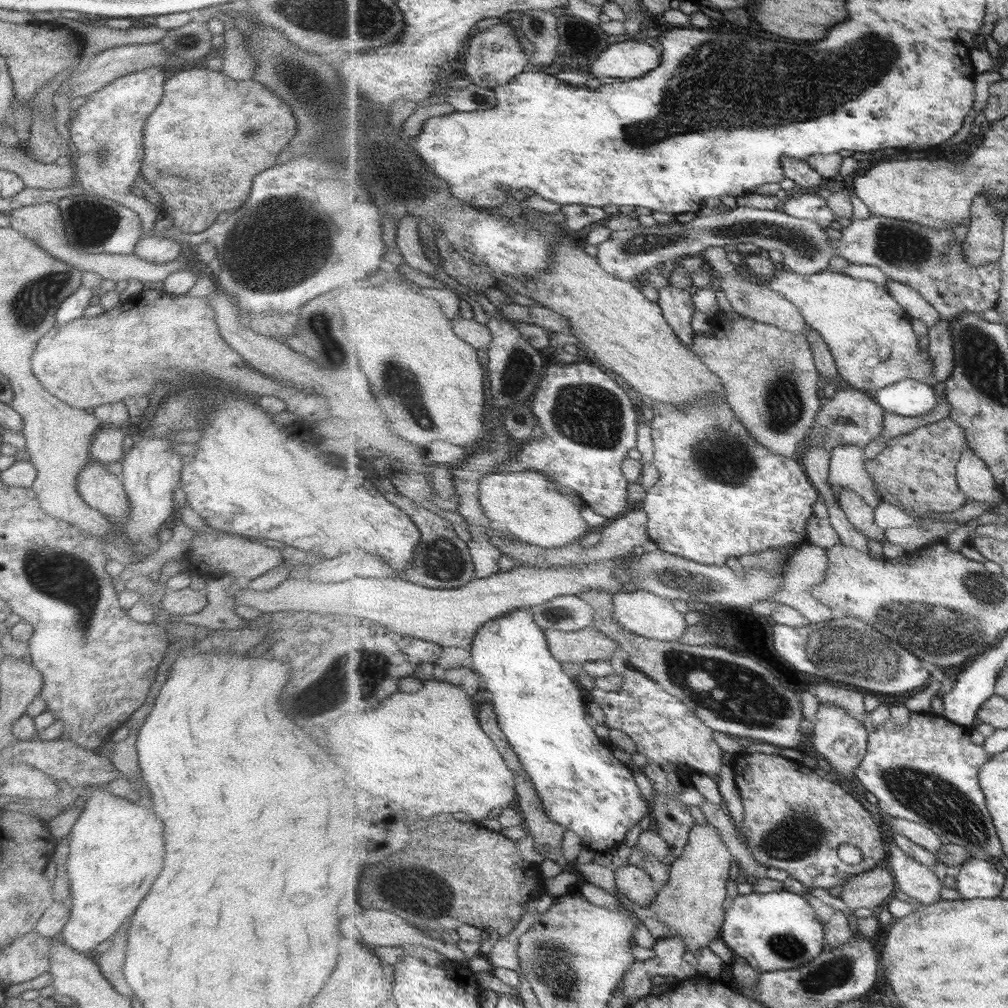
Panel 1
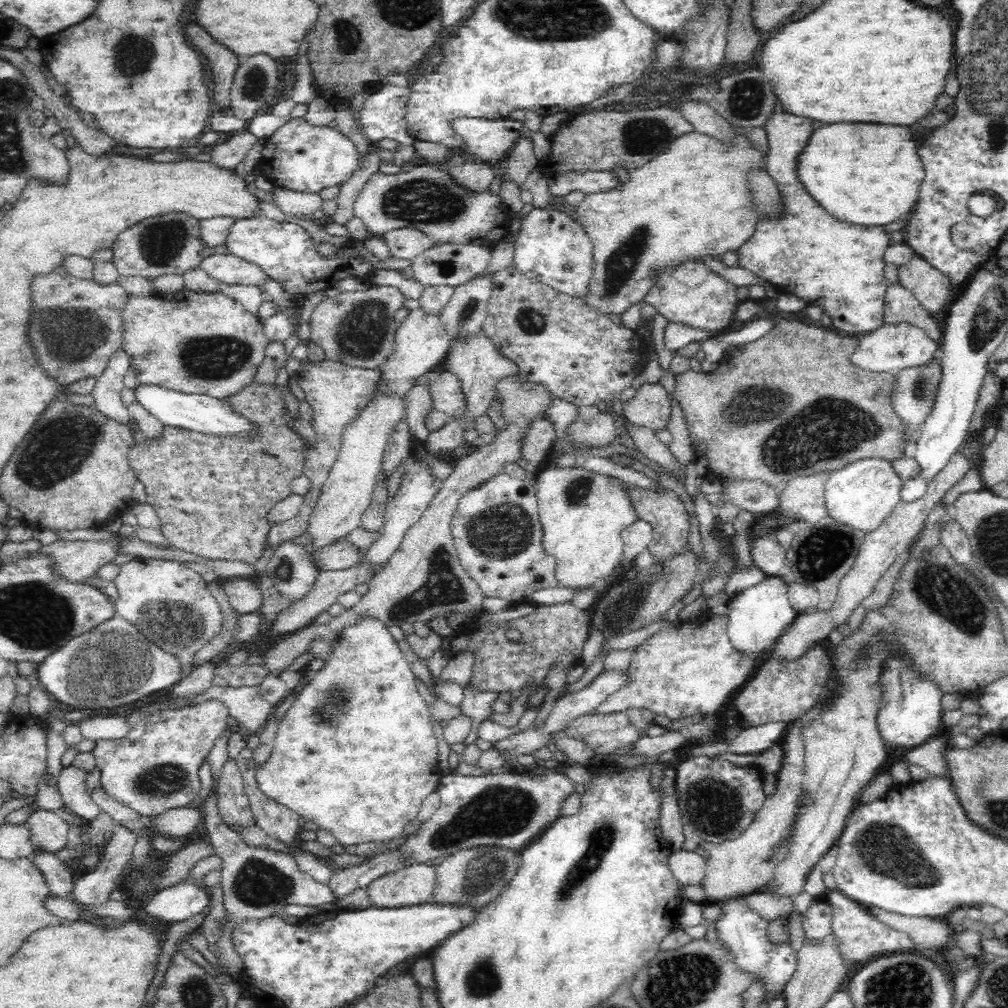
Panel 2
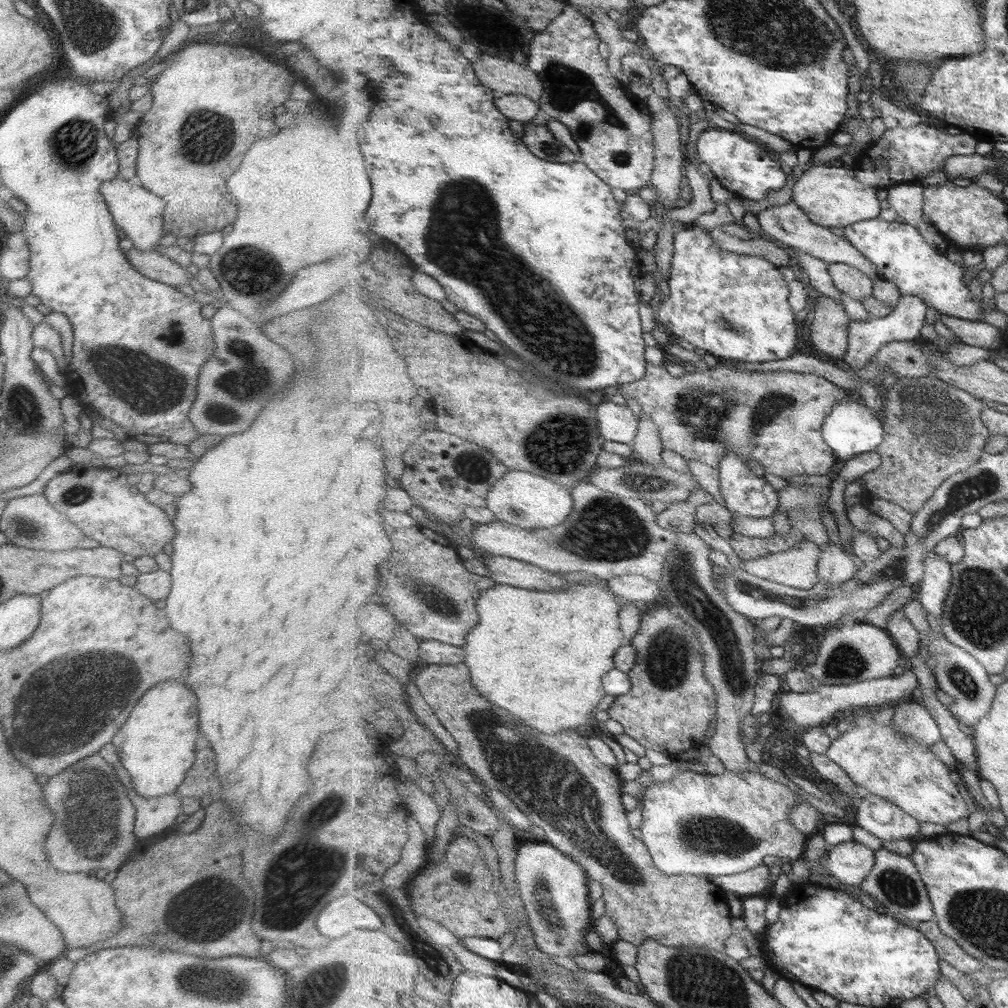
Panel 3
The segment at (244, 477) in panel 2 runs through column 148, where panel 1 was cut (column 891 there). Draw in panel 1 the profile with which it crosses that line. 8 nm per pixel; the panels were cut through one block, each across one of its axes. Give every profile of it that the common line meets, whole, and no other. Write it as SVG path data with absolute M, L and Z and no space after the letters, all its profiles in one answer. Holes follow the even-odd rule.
M952 417L938 421L934 424L917 428L915 432L908 433L894 439L887 440L886 448L874 458L867 460L870 477L876 484L878 495L882 502L888 502L906 511L912 519L909 523L919 528L931 528L935 526L946 512L958 512L968 504L968 496L960 487L959 465L963 460L966 448L969 446L966 429L960 426Z

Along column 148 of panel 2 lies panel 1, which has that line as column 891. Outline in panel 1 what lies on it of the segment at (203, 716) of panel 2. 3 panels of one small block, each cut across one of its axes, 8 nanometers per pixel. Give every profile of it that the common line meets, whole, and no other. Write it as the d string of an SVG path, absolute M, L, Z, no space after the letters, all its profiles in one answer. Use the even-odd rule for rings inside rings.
M932 712L914 713L910 724L904 726L892 718L880 726L871 727L869 753L856 769L855 776L859 784L879 799L883 812L893 818L905 818L928 825L948 842L965 846L976 856L984 852L1001 858L1005 852L1004 846L998 836L980 775L982 767L989 763L992 756L989 756L985 745L974 744L972 731L972 728Z

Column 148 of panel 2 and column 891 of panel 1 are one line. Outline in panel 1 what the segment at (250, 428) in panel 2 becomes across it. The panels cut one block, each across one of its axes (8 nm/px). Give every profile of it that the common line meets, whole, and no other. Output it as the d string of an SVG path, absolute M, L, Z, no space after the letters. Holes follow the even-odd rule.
M906 379L874 394L879 405L900 416L924 417L939 406L934 386L916 379Z

